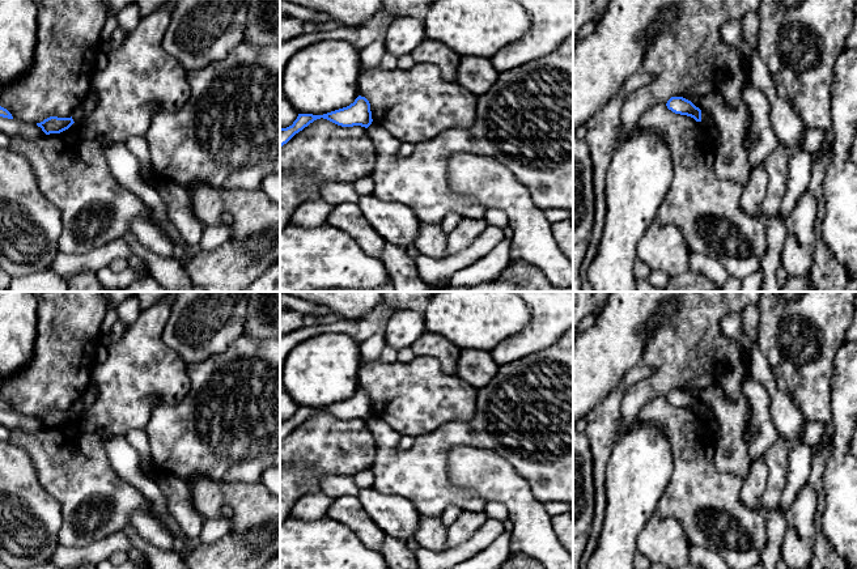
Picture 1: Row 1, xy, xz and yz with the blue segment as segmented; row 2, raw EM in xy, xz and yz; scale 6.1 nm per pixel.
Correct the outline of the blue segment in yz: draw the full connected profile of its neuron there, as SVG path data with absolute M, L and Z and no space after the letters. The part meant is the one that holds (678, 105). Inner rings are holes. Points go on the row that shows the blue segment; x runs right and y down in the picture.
M671 97L666 106L675 114L687 115L693 118L696 122L701 122L701 110L683 97Z

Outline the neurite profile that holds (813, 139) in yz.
M806 129L801 140L801 149L814 156L823 144L826 133L822 129Z

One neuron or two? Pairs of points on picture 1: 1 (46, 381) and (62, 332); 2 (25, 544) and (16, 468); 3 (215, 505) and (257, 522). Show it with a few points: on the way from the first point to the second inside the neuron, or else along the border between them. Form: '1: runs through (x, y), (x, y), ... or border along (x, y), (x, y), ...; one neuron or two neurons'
1: runs through (58, 369), (62, 365), (62, 344); one neuron
2: runs through (22, 526), (16, 516), (16, 487); one neuron
3: runs through (225, 504), (238, 504), (246, 512); one neuron

